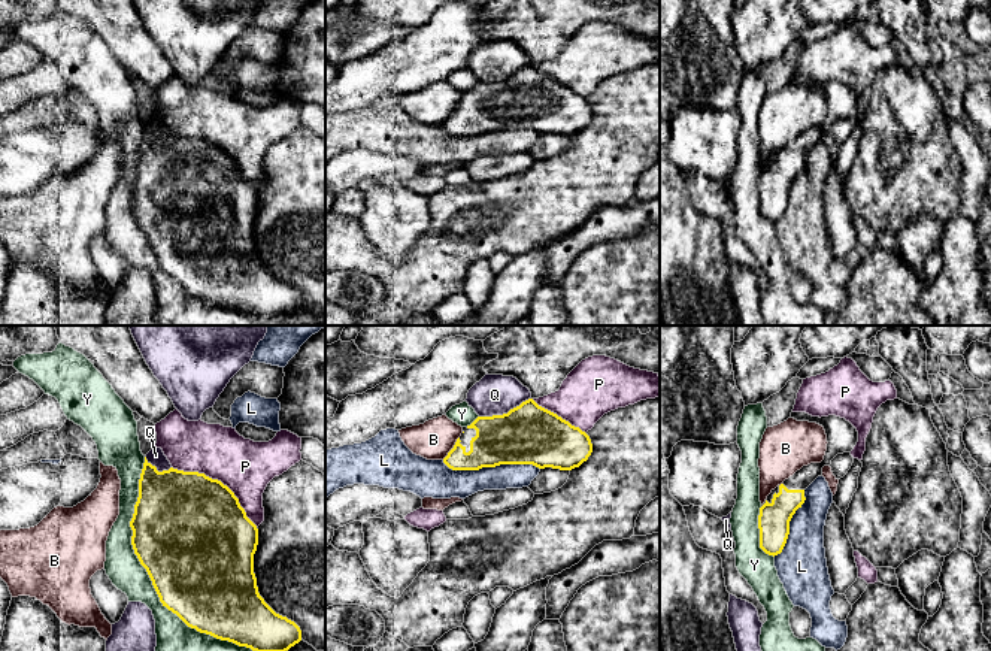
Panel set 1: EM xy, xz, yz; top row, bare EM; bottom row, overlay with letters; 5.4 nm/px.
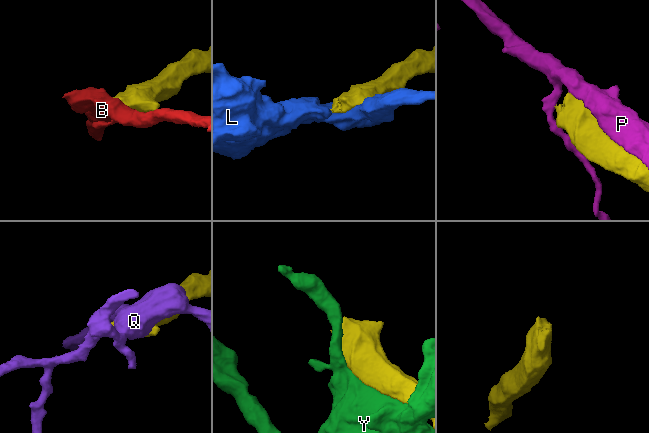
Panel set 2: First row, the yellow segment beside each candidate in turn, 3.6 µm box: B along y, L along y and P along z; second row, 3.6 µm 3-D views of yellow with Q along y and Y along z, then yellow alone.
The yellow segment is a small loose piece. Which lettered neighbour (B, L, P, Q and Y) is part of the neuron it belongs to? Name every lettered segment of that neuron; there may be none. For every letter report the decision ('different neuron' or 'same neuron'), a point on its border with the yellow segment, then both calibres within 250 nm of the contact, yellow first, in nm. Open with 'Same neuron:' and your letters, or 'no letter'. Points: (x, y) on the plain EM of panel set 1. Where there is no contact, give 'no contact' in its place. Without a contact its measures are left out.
Same neuron: no letter
B: different neuron; meets yellow in xz at (452, 114); 240 nm thick on the yellow side, 200 nm on the other
L: different neuron; meets yellow in xz at (491, 132); 320 nm thick on the yellow side, 150 nm on the other
P: different neuron; meets yellow in xy at (220, 147); 500 nm thick on the yellow side, 280 nm on the other
Q: different neuron; meets yellow in xz at (505, 79); 320 nm thick on the yellow side, 220 nm on the other
Y: different neuron; meets yellow in xy at (154, 253); 500 nm thick on the yellow side, 190 nm on the other

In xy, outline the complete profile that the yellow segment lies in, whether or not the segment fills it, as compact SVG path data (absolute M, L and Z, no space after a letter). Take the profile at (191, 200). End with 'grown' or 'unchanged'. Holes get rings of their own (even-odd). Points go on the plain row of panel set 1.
M145 122L130 193L134 219L146 234L160 267L188 293L257 318L285 318L301 306L300 293L276 279L260 261L254 239L258 194L246 182L234 158L221 146L173 133L158 137Z; unchanged

